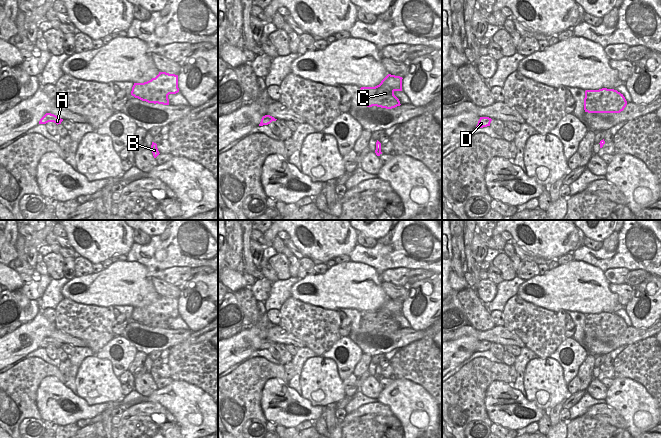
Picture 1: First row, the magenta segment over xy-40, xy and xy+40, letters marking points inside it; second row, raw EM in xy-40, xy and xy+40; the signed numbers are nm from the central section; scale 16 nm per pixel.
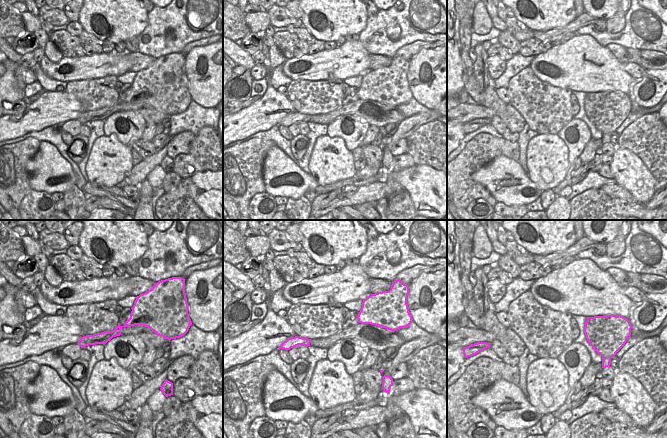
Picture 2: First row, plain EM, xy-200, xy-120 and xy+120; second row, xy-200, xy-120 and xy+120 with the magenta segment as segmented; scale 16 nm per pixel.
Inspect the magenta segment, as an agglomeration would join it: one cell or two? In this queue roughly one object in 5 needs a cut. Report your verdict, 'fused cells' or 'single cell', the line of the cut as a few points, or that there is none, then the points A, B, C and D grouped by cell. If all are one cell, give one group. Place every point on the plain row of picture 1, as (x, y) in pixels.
single cell; no cut; A B C D

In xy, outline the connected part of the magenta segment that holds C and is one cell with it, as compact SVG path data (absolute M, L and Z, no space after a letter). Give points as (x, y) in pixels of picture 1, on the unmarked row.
M388 298L379 309L375 311L361 311L361 327L367 331L377 330L392 333L400 330L395 315L402 315L402 301Z

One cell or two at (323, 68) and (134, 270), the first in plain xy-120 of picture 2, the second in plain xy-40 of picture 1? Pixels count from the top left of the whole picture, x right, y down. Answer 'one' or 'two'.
one

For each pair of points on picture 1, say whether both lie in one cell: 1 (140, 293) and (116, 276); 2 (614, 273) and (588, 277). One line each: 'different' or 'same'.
1: same
2: different

